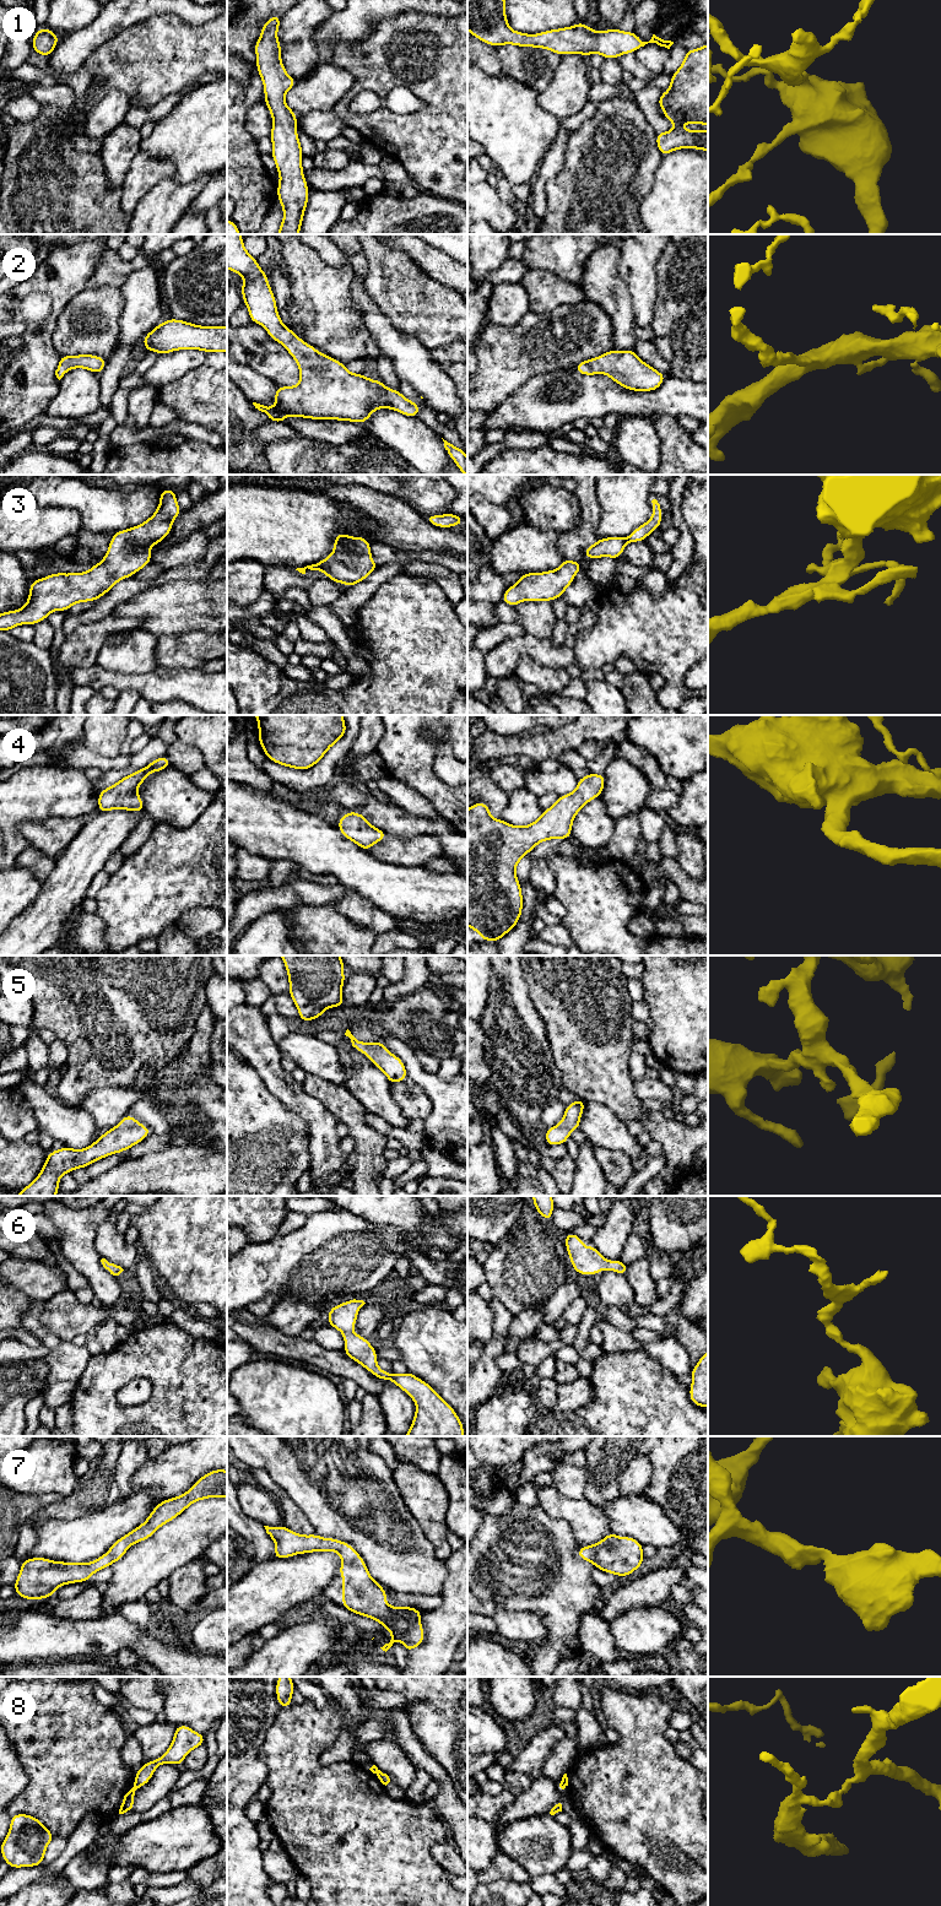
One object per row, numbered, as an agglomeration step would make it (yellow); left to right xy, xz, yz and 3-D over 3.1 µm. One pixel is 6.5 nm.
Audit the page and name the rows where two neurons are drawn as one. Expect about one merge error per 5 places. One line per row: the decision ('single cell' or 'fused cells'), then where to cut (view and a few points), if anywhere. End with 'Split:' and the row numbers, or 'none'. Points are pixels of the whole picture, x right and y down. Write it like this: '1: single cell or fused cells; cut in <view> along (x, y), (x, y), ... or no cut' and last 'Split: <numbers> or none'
1: single cell; no cut
2: single cell; no cut
3: single cell; no cut
4: single cell; no cut
5: single cell; no cut
6: single cell; no cut
7: single cell; no cut
8: fused cells; cut in xy along (134, 1785), (138, 1787)
Split: 8

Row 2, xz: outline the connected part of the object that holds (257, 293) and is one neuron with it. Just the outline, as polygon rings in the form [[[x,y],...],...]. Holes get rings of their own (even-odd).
[[[227,234],[227,269],[244,278],[240,291],[252,323],[264,326],[269,336],[288,351],[301,372],[301,379],[296,386],[277,386],[275,391],[276,405],[274,407],[253,402],[255,408],[265,412],[271,422],[286,423],[283,418],[293,416],[310,419],[348,421],[363,424],[378,408],[390,408],[407,417],[417,417],[421,410],[420,405],[404,397],[399,389],[391,390],[380,379],[372,380],[364,374],[348,372],[346,364],[318,352],[315,347],[304,342],[290,327],[282,324],[267,276],[258,265],[256,258],[245,250],[240,234]]]

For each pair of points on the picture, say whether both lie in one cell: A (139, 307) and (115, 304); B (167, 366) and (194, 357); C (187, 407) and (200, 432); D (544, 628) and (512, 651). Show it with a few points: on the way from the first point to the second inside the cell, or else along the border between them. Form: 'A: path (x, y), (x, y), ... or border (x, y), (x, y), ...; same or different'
A: border (120, 288), (123, 312), (119, 319), (118, 334); different
B: path (173, 366), (188, 359); same
C: border (178, 417), (201, 424), (214, 432); different
D: border (526, 633), (539, 639), (550, 639); different

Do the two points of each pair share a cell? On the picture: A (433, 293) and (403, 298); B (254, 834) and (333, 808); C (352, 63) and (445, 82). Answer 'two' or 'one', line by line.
A: one
B: two
C: one

